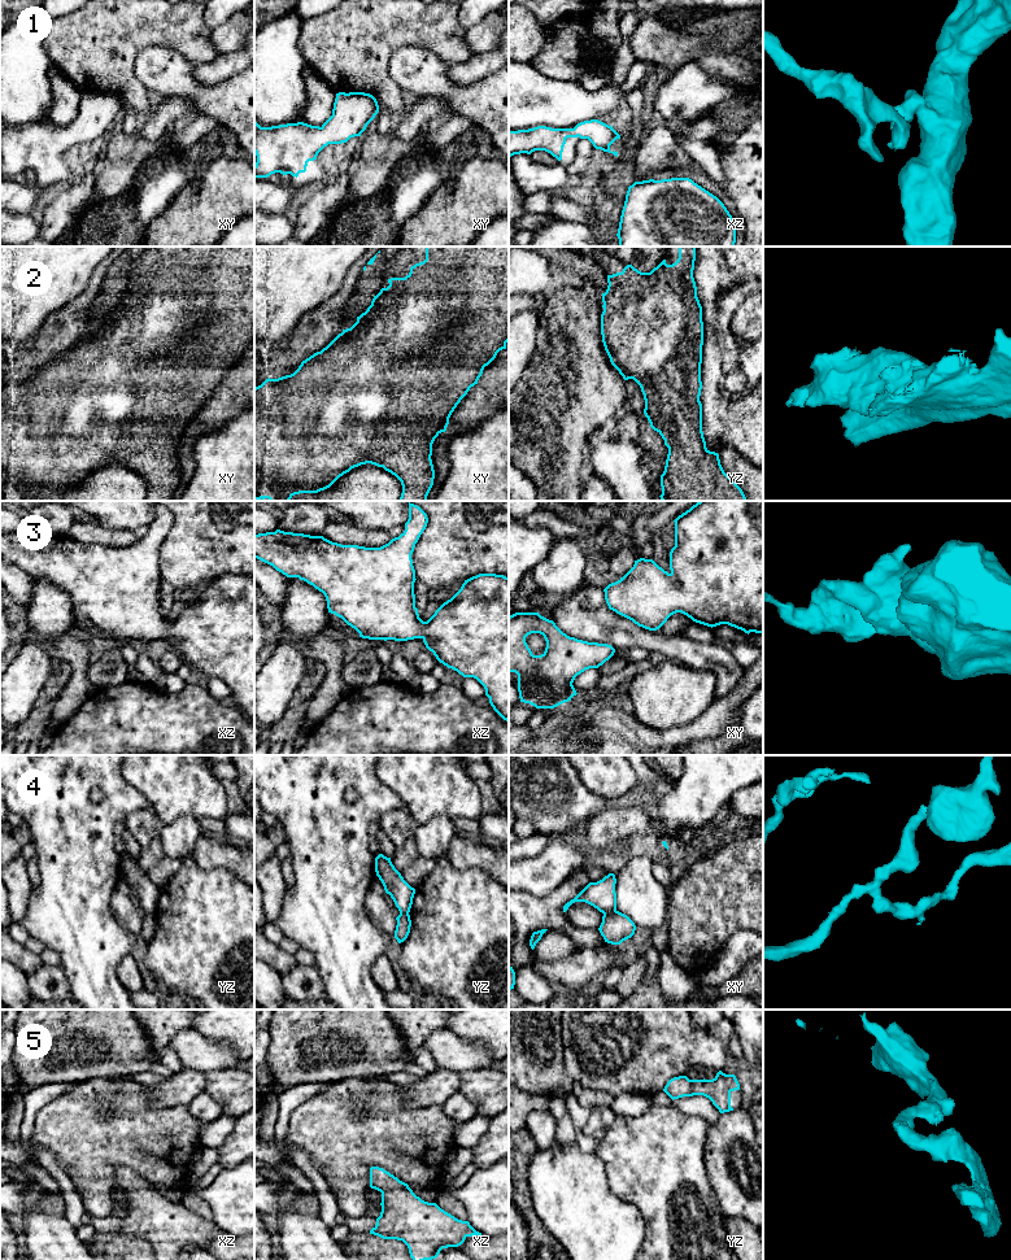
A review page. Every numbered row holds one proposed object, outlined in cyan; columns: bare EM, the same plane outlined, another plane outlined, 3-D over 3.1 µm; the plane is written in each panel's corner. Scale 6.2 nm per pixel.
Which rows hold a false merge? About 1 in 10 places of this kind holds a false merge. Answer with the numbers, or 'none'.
4

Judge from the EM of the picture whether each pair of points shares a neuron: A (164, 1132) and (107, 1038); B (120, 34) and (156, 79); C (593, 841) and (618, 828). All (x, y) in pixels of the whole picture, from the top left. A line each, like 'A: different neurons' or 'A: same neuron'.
A: different neurons
B: different neurons
C: same neuron

